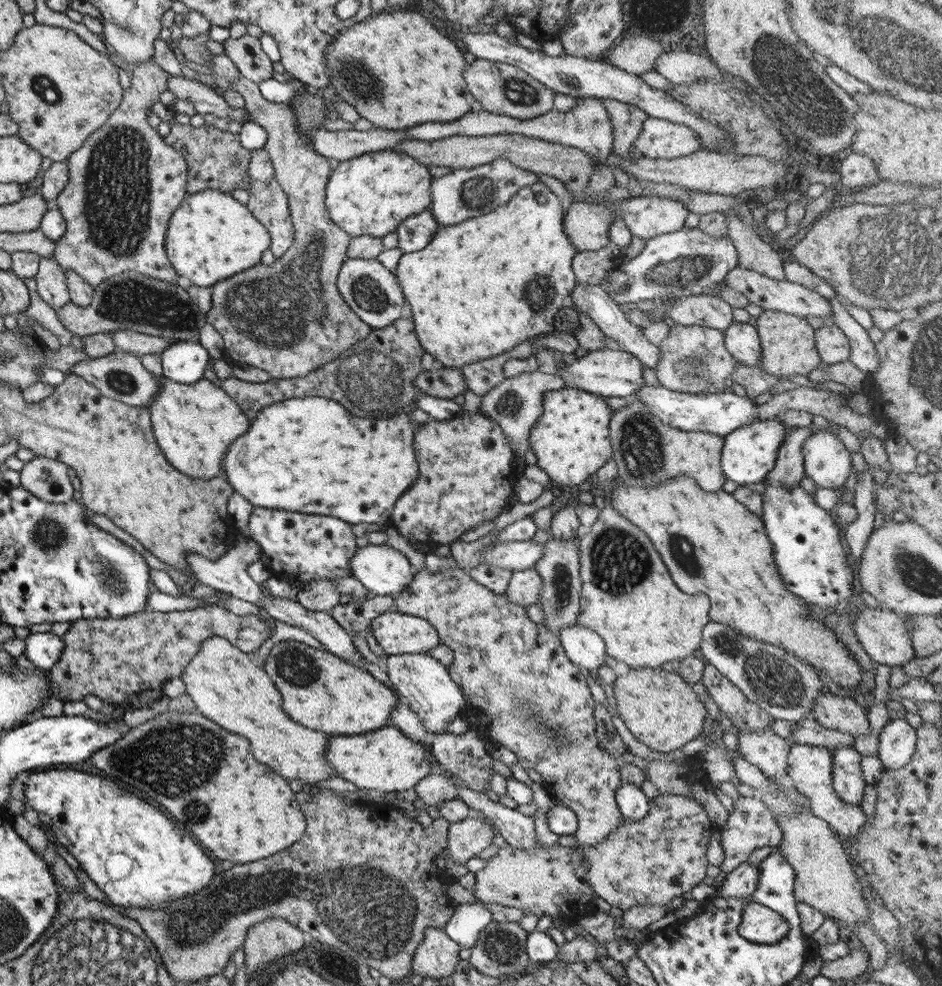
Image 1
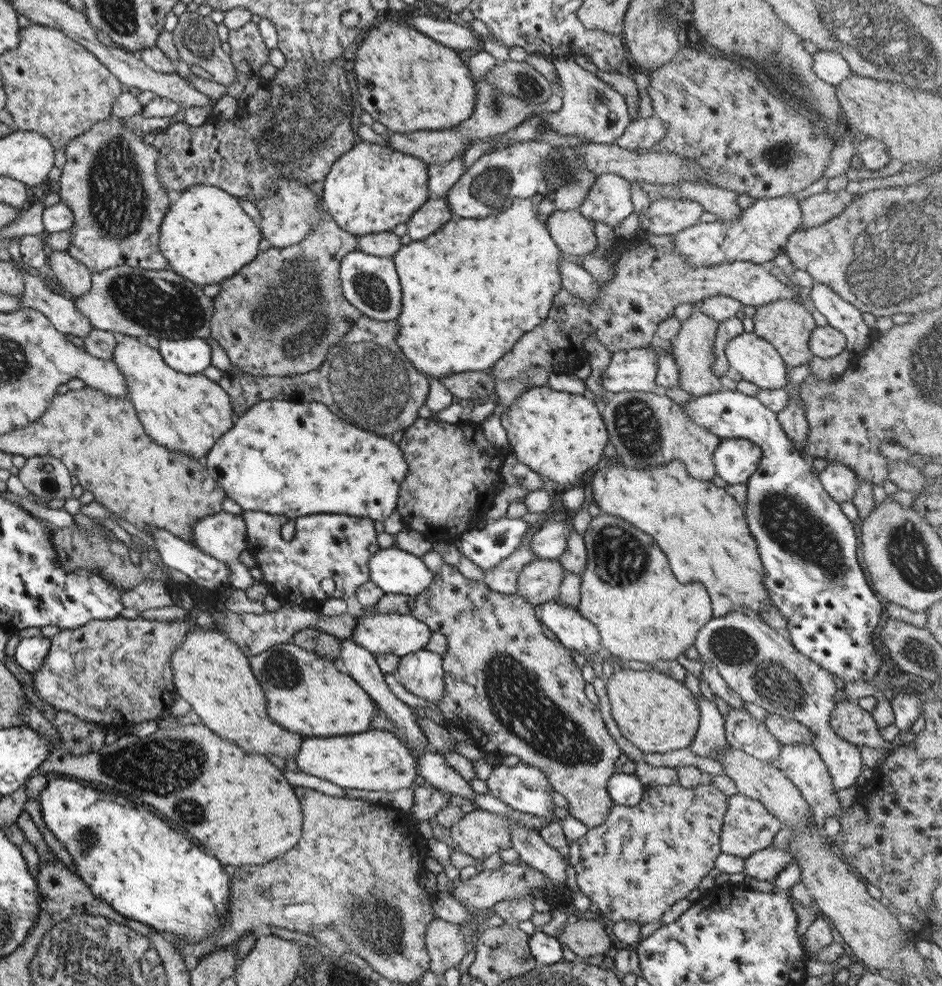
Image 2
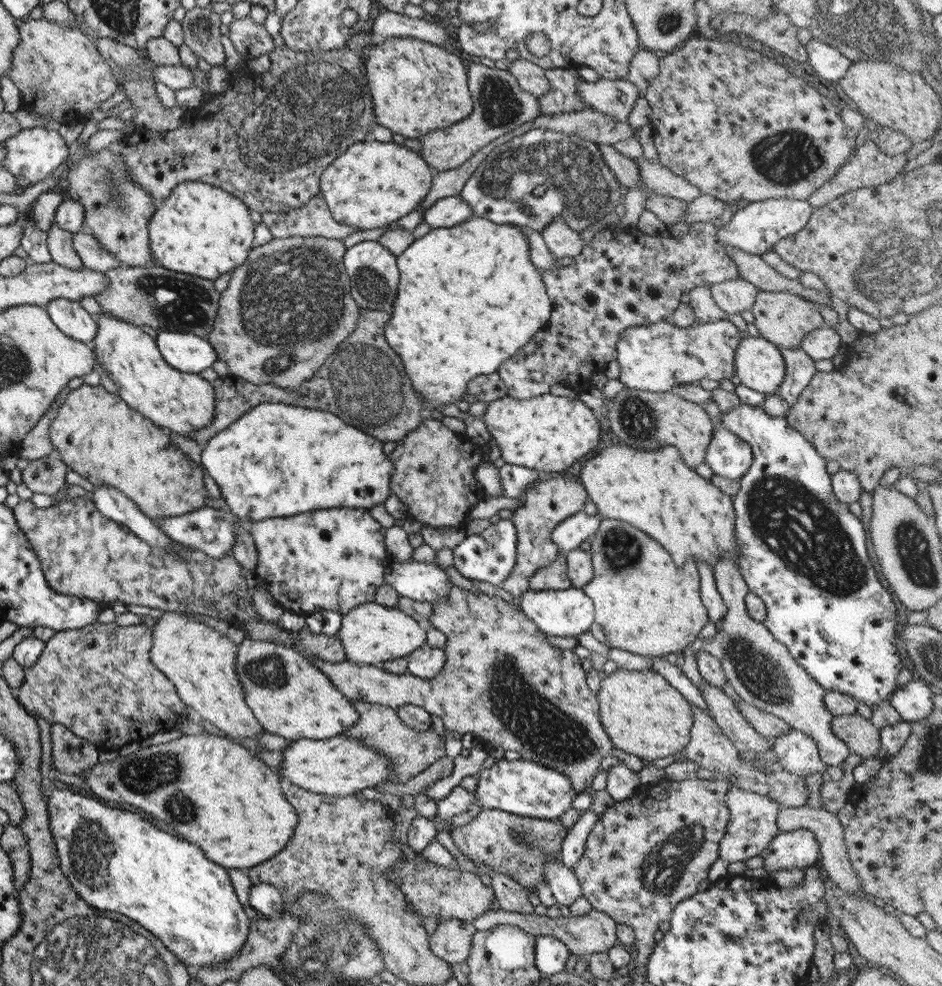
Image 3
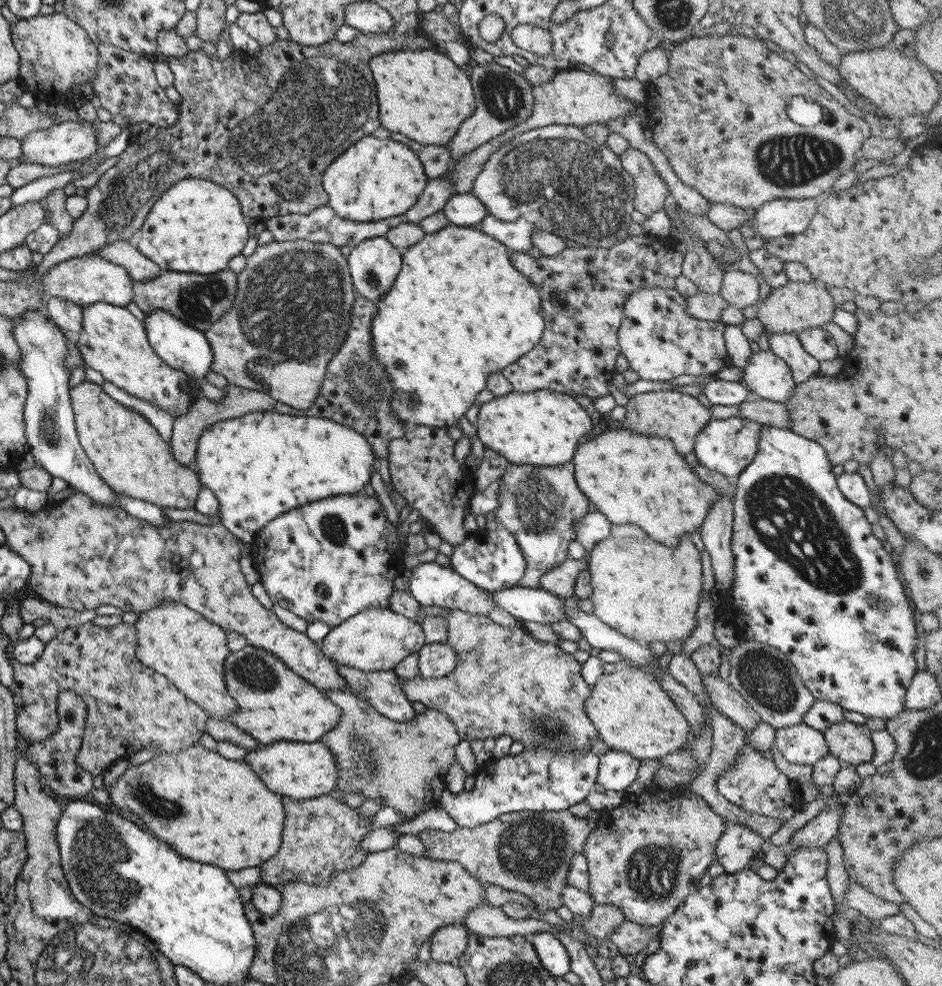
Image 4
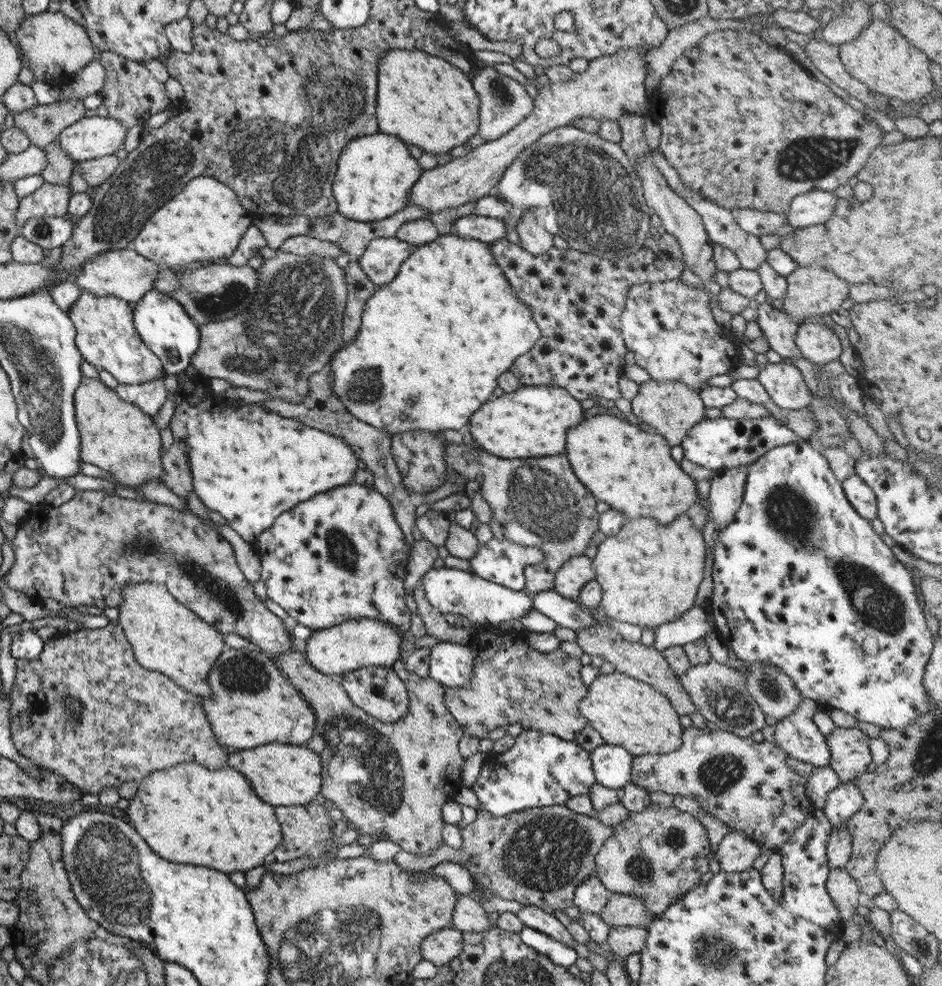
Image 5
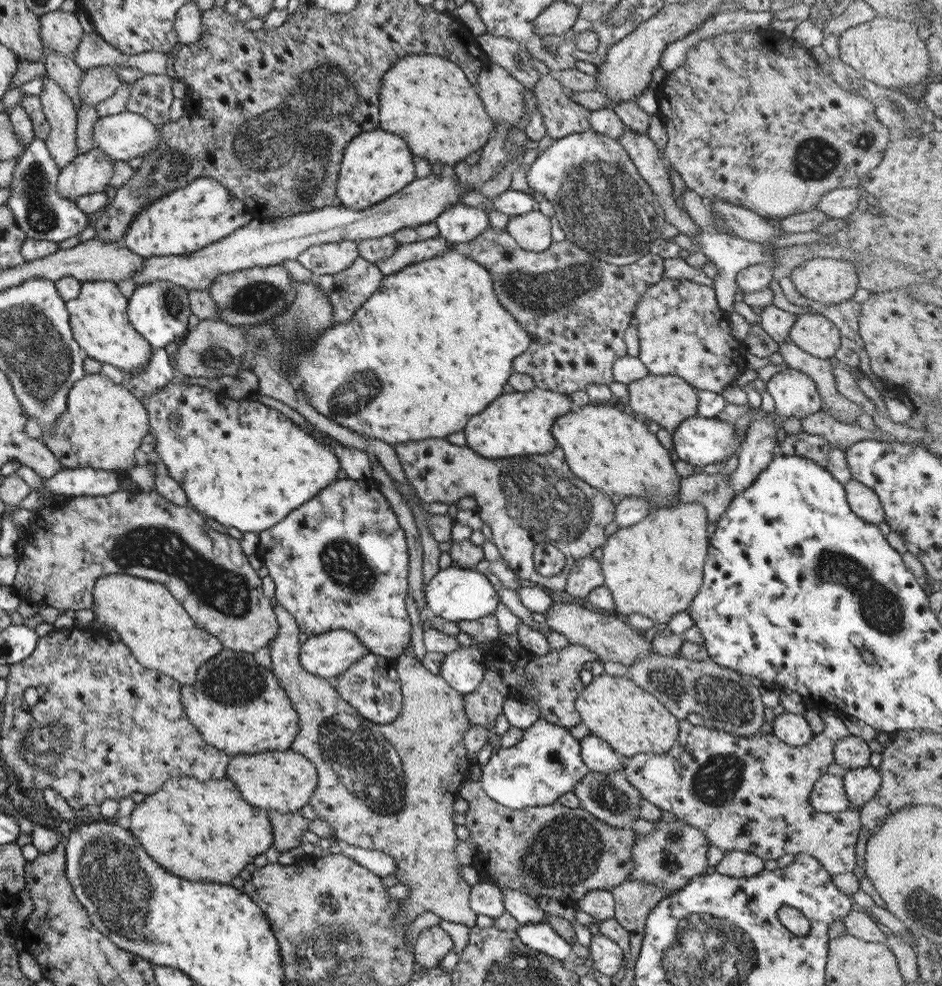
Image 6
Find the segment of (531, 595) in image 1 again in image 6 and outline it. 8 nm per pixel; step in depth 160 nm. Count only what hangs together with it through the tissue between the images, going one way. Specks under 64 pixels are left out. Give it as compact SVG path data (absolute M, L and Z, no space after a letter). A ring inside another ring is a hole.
M591 557L576 560L566 573L564 591L578 601L582 601L588 592L599 585L603 585L603 575L600 571L599 561Z

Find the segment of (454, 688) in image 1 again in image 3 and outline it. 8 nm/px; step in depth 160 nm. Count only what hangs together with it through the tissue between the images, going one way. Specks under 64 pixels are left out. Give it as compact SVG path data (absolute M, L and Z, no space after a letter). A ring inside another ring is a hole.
M423 645L408 654L406 672L420 679L433 678L446 662L442 648L433 648Z

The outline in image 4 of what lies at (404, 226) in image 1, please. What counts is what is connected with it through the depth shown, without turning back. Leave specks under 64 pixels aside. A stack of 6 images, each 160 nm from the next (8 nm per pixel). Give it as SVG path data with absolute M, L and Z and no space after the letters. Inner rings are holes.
M454 194L442 206L443 214L453 226L476 226L488 214L486 206L473 194Z

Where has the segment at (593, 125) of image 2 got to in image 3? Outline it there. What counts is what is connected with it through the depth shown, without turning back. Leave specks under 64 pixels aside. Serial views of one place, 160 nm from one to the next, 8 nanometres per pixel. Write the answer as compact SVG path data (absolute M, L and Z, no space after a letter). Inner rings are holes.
M578 80L578 93L584 100L584 108L607 115L612 121L627 123L627 117L638 99L638 88L627 80L606 80L595 82Z

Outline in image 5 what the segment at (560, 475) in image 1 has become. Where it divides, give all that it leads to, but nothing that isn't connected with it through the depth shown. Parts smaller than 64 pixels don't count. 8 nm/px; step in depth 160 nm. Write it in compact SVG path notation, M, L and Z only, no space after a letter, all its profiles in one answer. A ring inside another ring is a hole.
M547 385L523 386L496 398L489 398L469 418L469 434L486 453L497 458L539 458L561 454L565 448L565 430L583 418L579 401L566 390Z

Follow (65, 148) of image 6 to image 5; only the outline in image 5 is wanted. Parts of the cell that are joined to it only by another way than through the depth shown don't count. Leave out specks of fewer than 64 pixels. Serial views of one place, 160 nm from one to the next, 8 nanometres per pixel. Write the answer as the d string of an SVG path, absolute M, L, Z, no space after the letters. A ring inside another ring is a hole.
M53 140L49 145L41 148L46 158L45 166L40 170L40 177L45 183L66 185L74 166L74 161L62 148L59 142Z

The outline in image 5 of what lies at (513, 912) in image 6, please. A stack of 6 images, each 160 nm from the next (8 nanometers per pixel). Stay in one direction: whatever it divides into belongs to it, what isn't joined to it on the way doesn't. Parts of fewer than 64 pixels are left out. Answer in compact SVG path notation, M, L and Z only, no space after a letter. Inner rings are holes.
M521 905L517 912L518 919L526 926L554 938L558 943L572 948L573 936L570 931L558 921L555 915L533 905Z

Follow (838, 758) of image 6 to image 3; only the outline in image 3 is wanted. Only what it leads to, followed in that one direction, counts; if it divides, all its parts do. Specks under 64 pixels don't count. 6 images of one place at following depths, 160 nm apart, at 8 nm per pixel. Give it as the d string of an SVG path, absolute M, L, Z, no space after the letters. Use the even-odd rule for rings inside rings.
M856 712L833 717L830 727L831 732L847 745L850 754L865 759L875 757L880 745L878 728Z

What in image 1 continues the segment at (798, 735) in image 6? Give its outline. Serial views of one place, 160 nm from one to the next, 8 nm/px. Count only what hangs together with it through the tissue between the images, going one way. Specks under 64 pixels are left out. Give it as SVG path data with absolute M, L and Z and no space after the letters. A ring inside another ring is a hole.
M791 744L786 759L787 770L784 780L804 796L811 813L824 820L844 844L849 842L866 821L866 816L863 815L859 805L844 803L835 794L832 787L833 763L831 763L830 749L807 744Z

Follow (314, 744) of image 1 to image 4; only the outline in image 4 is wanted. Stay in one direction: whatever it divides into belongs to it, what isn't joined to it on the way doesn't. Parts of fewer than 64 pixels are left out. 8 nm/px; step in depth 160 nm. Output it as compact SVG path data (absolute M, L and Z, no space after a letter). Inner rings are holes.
M163 601L145 612L137 613L135 622L136 649L135 654L145 666L154 670L157 674L162 674L171 684L191 699L197 706L200 706L209 717L226 719L236 711L235 701L226 693L223 678L223 661L227 654L225 635L226 632L217 625L206 622L199 614L189 610L177 601Z

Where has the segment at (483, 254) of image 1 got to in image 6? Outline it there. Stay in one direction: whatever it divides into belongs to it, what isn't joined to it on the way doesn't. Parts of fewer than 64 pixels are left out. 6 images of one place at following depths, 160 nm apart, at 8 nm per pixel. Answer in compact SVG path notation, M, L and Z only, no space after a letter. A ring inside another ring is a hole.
M453 246L446 252L440 252L433 258L404 266L399 272L382 278L380 285L358 306L358 309L344 323L333 323L322 330L322 333L312 342L310 349L302 353L293 353L286 360L286 376L298 376L302 380L302 393L308 404L319 414L327 416L329 420L337 422L343 428L350 428L366 438L377 438L387 444L399 444L409 441L418 441L426 438L443 439L452 432L462 430L469 416L483 410L489 402L502 394L501 388L509 375L513 373L512 362L527 347L530 337L511 318L508 312L500 307L491 286L491 275L477 262L463 255L461 248Z

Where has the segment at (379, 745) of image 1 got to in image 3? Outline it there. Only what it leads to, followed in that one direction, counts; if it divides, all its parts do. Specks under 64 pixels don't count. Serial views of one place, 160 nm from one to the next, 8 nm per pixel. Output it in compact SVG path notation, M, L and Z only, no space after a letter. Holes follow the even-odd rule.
M333 736L323 740L297 740L281 752L280 780L315 794L345 796L356 794L363 788L386 782L390 775L387 757L373 751L358 740L346 736Z

